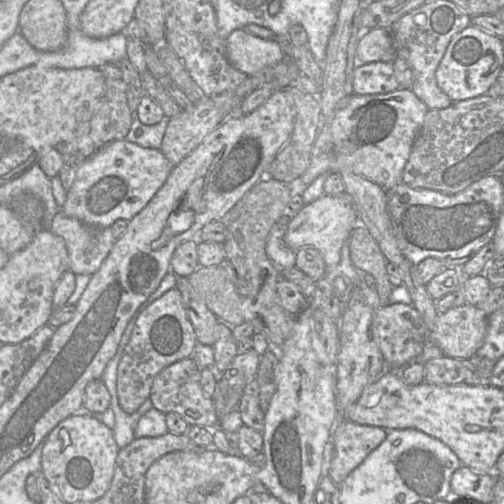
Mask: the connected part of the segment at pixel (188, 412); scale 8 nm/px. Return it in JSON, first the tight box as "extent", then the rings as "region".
{"extent":[150,357,220,429],"region":[[[192,357],[174,362],[161,370],[154,378],[150,399],[153,407],[167,414],[173,412],[181,416],[189,425],[209,429],[220,427],[212,398],[204,395],[200,384],[202,369]]]}

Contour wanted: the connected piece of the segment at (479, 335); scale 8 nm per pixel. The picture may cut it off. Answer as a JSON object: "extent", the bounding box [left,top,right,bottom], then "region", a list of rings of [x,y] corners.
{"extent":[429,304,488,358],"region":[[[471,304],[451,308],[438,314],[429,341],[440,348],[443,356],[470,358],[483,345],[488,316]]]}

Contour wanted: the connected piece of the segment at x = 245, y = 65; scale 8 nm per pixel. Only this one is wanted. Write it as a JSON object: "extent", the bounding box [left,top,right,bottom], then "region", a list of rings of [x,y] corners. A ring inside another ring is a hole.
{"extent":[226,29,286,76],"region":[[[236,29],[227,37],[226,55],[230,63],[247,76],[286,57],[276,38],[262,39],[244,29]]]}

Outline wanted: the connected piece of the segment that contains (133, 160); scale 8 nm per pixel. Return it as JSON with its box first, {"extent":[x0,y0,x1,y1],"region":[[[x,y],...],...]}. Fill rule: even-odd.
{"extent":[61,139,173,227],"region":[[[126,139],[113,141],[79,167],[61,209],[92,227],[111,227],[118,219],[129,221],[149,203],[173,167],[160,149],[143,148]]]}

